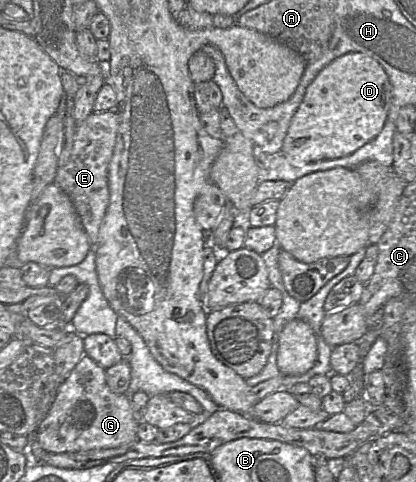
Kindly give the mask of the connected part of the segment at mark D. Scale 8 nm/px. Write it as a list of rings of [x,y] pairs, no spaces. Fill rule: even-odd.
[[[360,52],[346,53],[324,67],[306,88],[281,153],[293,165],[348,156],[374,139],[385,123],[392,86],[379,62]]]

